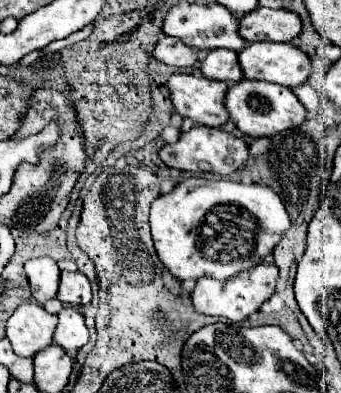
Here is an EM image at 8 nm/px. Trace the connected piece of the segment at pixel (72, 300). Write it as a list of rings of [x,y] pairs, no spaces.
[[[62,272],[56,298],[66,304],[88,304],[92,300],[90,280],[82,272]]]

